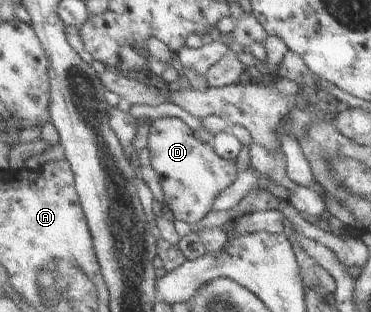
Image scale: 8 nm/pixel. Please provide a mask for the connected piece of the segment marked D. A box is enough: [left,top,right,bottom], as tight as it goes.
[147,117,238,224]

